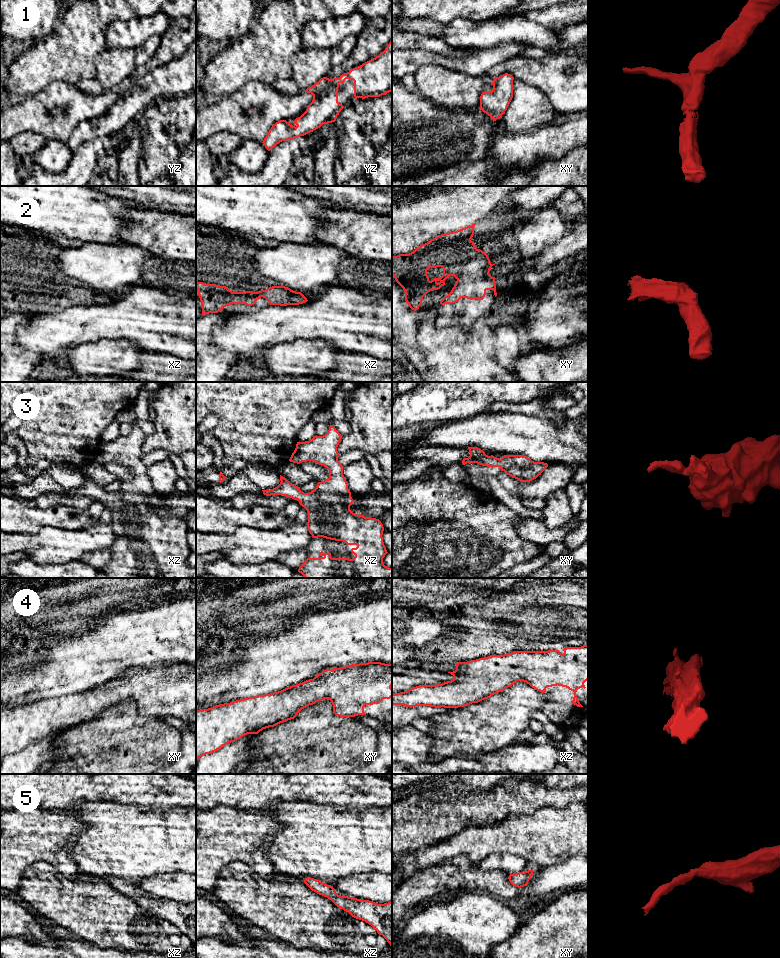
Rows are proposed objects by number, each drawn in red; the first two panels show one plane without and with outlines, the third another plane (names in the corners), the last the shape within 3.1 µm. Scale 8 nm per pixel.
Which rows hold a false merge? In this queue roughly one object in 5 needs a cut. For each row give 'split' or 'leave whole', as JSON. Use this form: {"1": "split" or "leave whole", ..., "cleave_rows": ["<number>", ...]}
{"1": "leave whole", "2": "leave whole", "3": "leave whole", "4": "leave whole", "5": "leave whole", "cleave_rows": []}

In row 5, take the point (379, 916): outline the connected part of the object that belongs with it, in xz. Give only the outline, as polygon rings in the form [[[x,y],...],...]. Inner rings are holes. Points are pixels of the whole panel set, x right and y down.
[[[307,877],[304,883],[314,892],[331,900],[338,908],[348,912],[352,917],[371,925],[382,935],[392,949],[392,902],[377,904],[348,896],[340,896],[331,885]]]

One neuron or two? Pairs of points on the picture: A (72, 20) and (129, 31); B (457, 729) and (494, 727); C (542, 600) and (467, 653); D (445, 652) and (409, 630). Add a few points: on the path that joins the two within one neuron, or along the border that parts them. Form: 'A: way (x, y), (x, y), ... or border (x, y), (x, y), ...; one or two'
A: border (129, 20), (112, 20), (106, 25), (107, 46); two
B: way (466, 729), (485, 727); one
C: way (521, 605), (510, 616), (492, 617), (480, 632); one
D: border (436, 640), (414, 647), (411, 657); two

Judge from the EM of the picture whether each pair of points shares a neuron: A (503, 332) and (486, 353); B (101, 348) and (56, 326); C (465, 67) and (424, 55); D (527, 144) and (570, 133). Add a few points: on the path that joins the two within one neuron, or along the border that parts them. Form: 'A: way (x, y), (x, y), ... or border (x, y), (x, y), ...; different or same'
A: border (492, 327), (494, 334), (494, 357), (503, 365); different
B: border (113, 339), (98, 339), (80, 343), (76, 346); different
C: way (455, 64), (434, 57); same
D: way (538, 144), (552, 142), (559, 137); same

